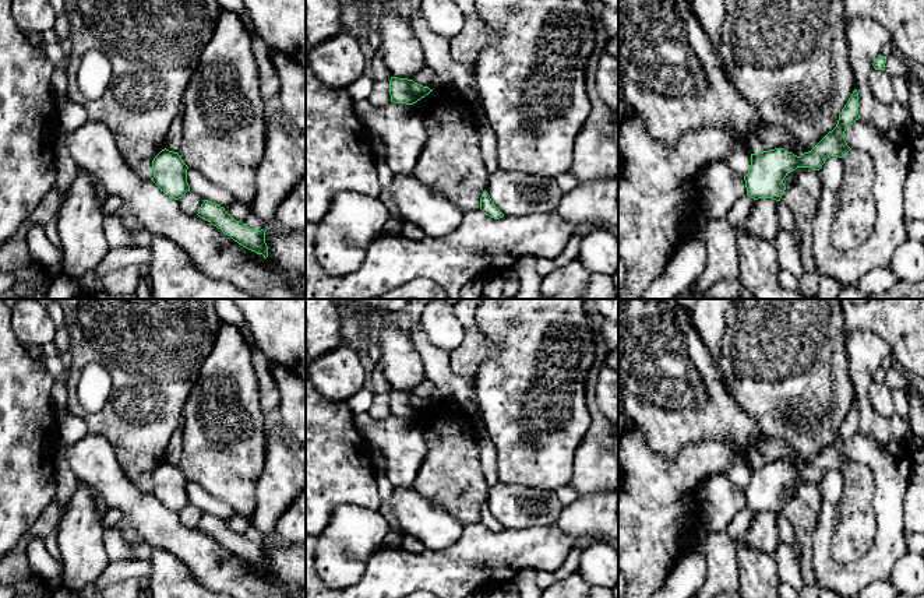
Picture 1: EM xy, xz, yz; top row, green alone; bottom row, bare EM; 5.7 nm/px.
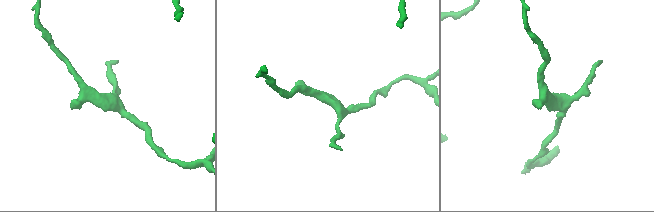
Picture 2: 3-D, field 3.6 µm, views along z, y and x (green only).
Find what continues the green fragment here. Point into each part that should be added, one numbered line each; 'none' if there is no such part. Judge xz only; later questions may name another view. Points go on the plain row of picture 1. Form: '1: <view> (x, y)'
none

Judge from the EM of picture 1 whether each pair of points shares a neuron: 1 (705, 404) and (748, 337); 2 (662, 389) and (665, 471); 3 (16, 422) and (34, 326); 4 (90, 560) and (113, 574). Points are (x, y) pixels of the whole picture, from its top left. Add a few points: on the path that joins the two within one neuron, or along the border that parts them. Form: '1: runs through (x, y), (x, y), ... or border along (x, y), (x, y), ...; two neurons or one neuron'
1: border along (723, 384), (732, 396); two neurons
2: border along (641, 435), (667, 457), (694, 442); two neurons
3: border along (14, 333), (24, 347); two neurons
4: border along (109, 562), (94, 580); two neurons

